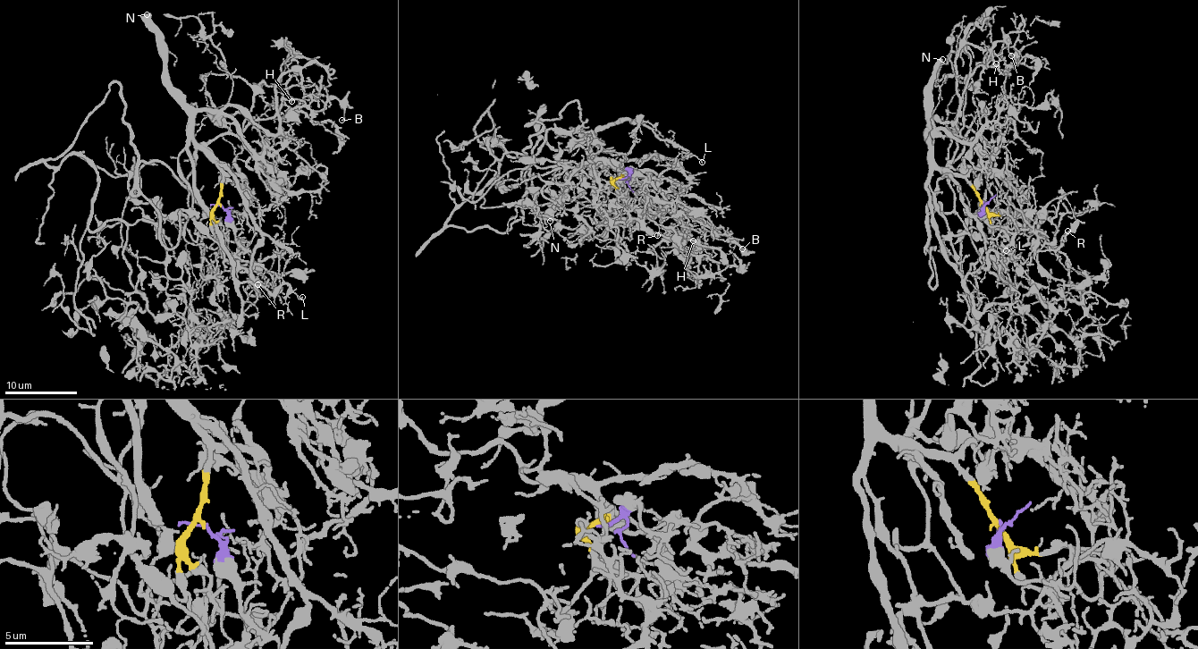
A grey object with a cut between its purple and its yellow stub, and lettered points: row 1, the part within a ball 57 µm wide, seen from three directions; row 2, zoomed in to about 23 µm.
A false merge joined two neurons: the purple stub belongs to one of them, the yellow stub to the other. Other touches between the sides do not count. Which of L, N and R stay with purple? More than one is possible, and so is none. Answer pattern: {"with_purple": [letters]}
{"with_purple": ["R"]}

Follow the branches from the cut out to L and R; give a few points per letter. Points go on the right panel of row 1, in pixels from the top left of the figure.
L: (983, 203), (965, 180), (935, 169), (926, 181), (932, 224), (957, 274), (965, 279), (989, 252), (1007, 249)
R: (983, 203), (983, 221), (1012, 232), (1025, 228), (1033, 232), (1037, 237), (1035, 252), (1059, 248), (1068, 231)

